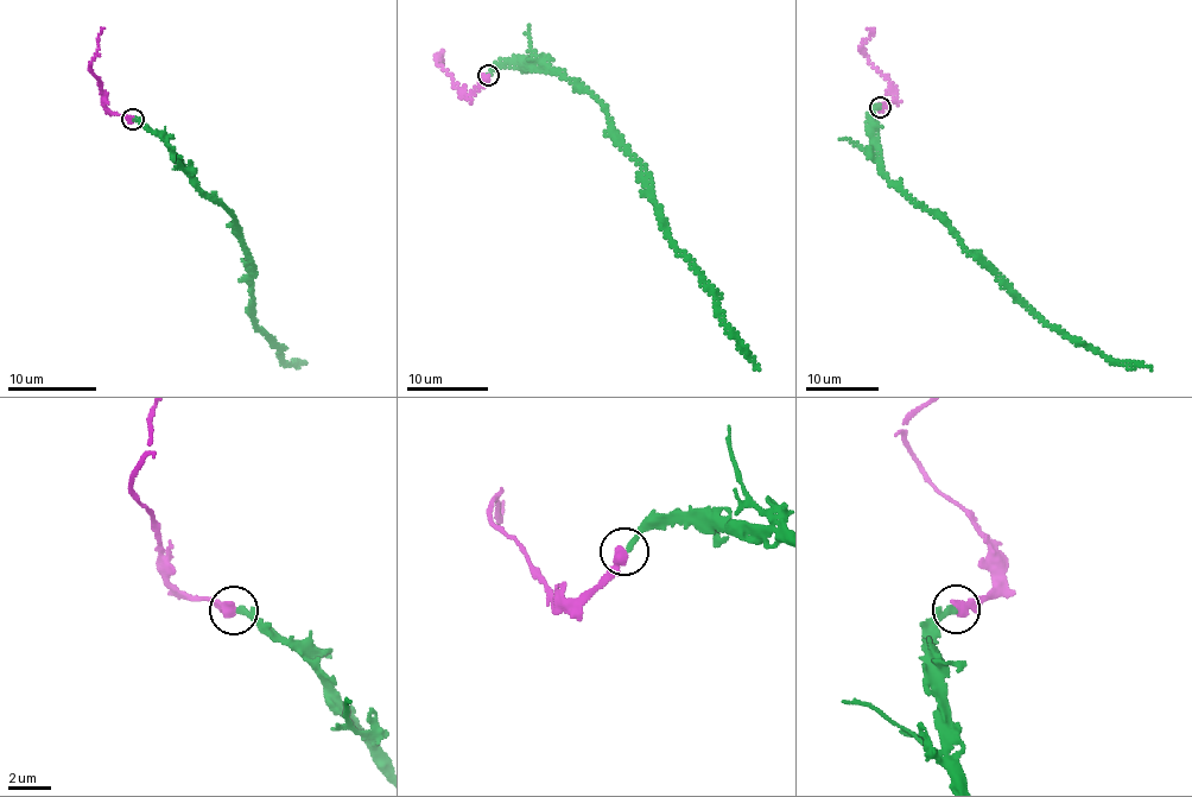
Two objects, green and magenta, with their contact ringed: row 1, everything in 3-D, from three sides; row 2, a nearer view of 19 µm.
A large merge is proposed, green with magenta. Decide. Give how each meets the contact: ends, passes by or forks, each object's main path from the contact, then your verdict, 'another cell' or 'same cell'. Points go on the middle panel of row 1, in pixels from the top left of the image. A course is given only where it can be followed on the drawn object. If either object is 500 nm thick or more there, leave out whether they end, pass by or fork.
green ends; magenta ends; course green (488, 75), (508, 64), (559, 71), (603, 107), (651, 181), (670, 241), (708, 285), (758, 368); course magenta (488, 75), (467, 93), (442, 69), (437, 61), (438, 55), (439, 63), (443, 56); same cell

